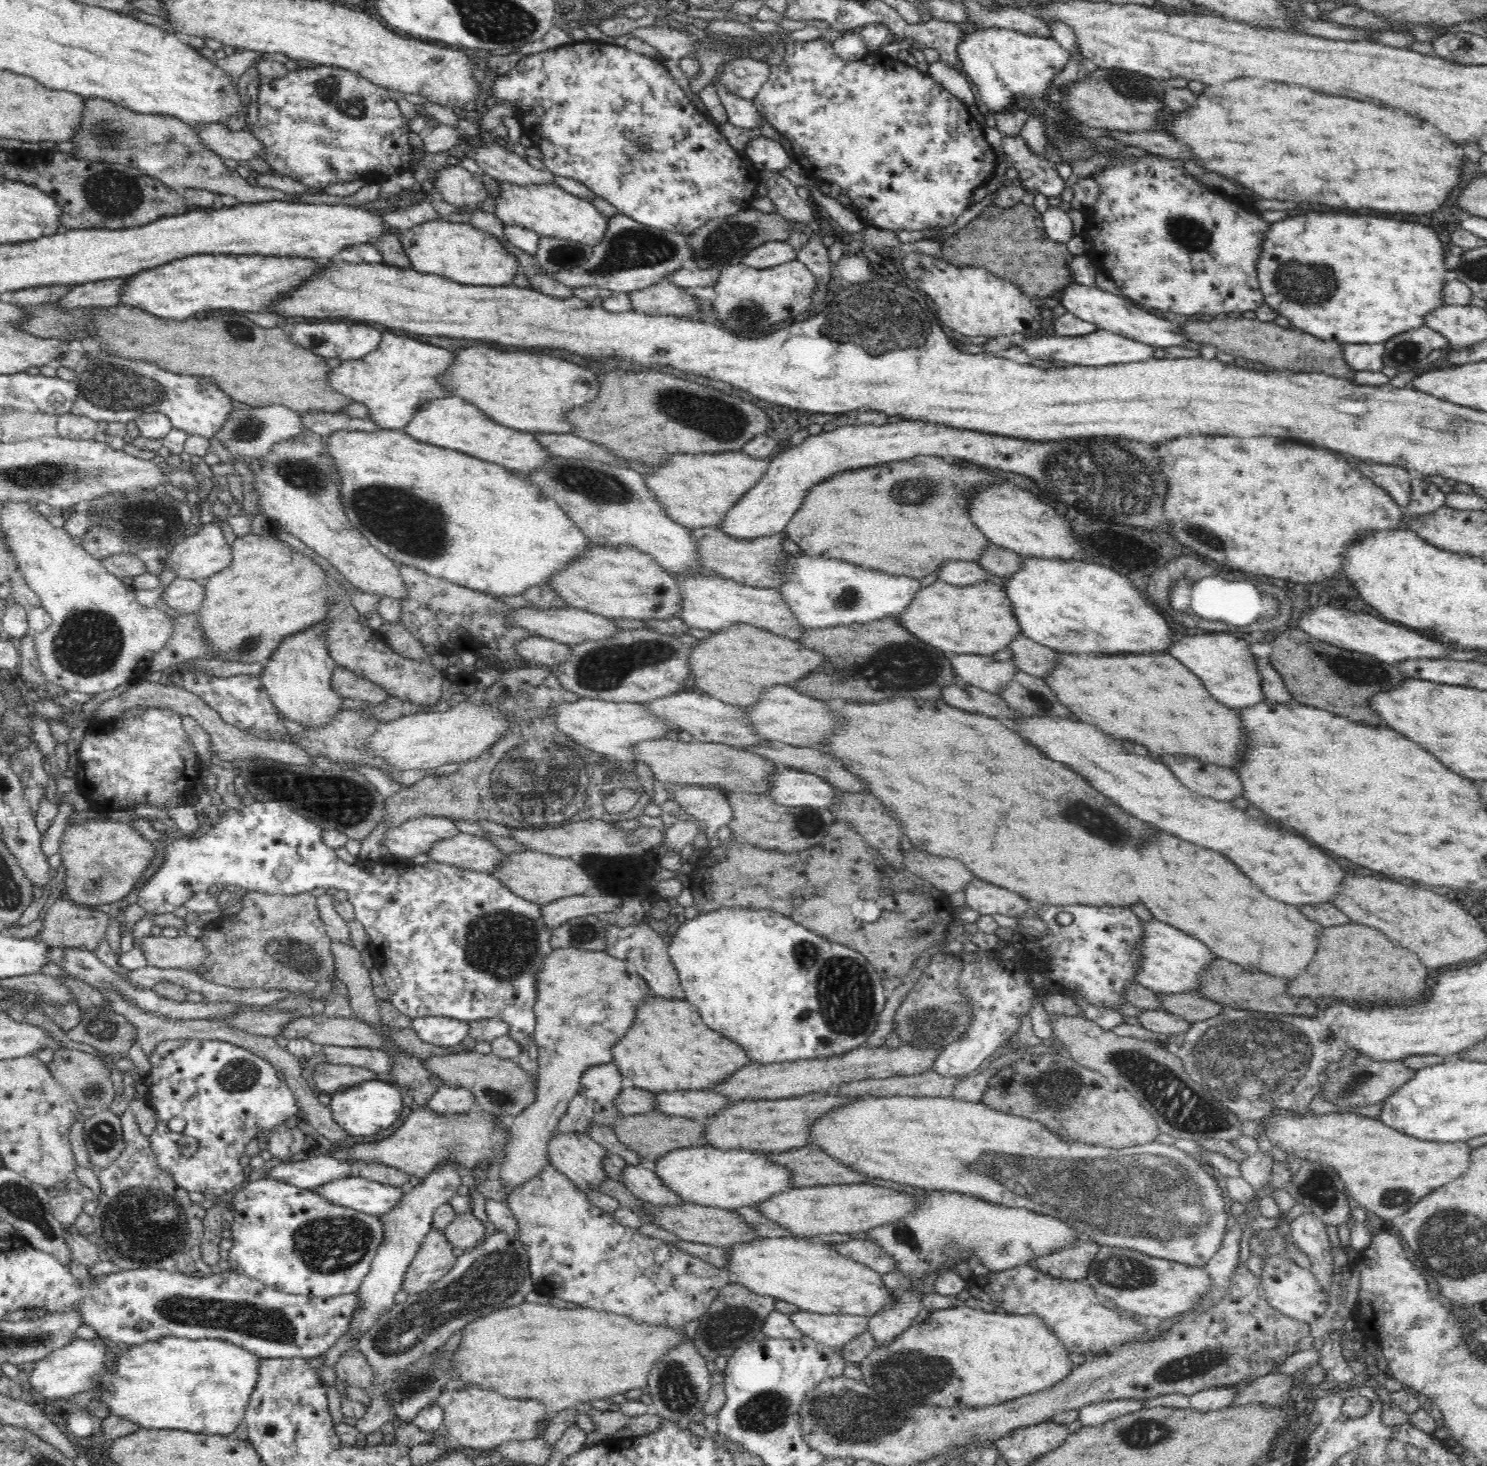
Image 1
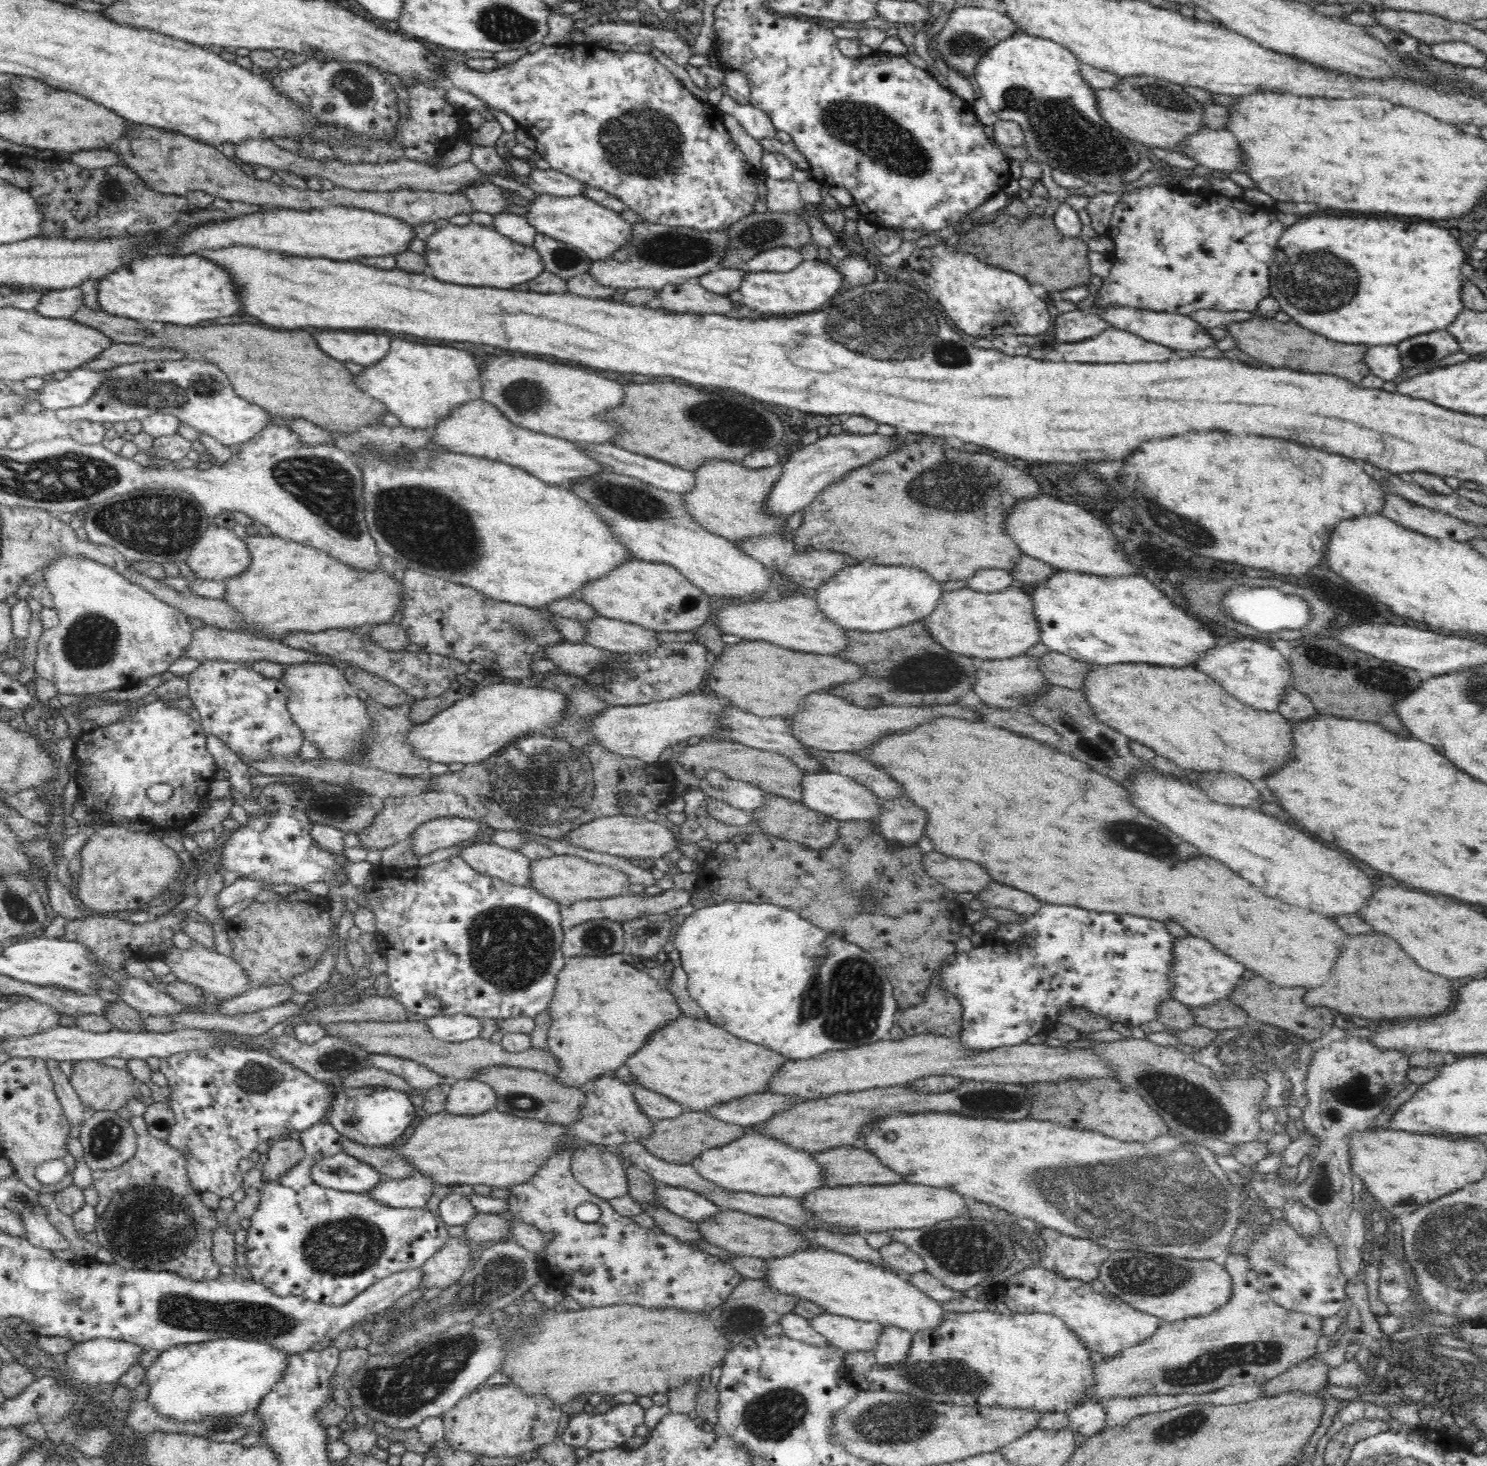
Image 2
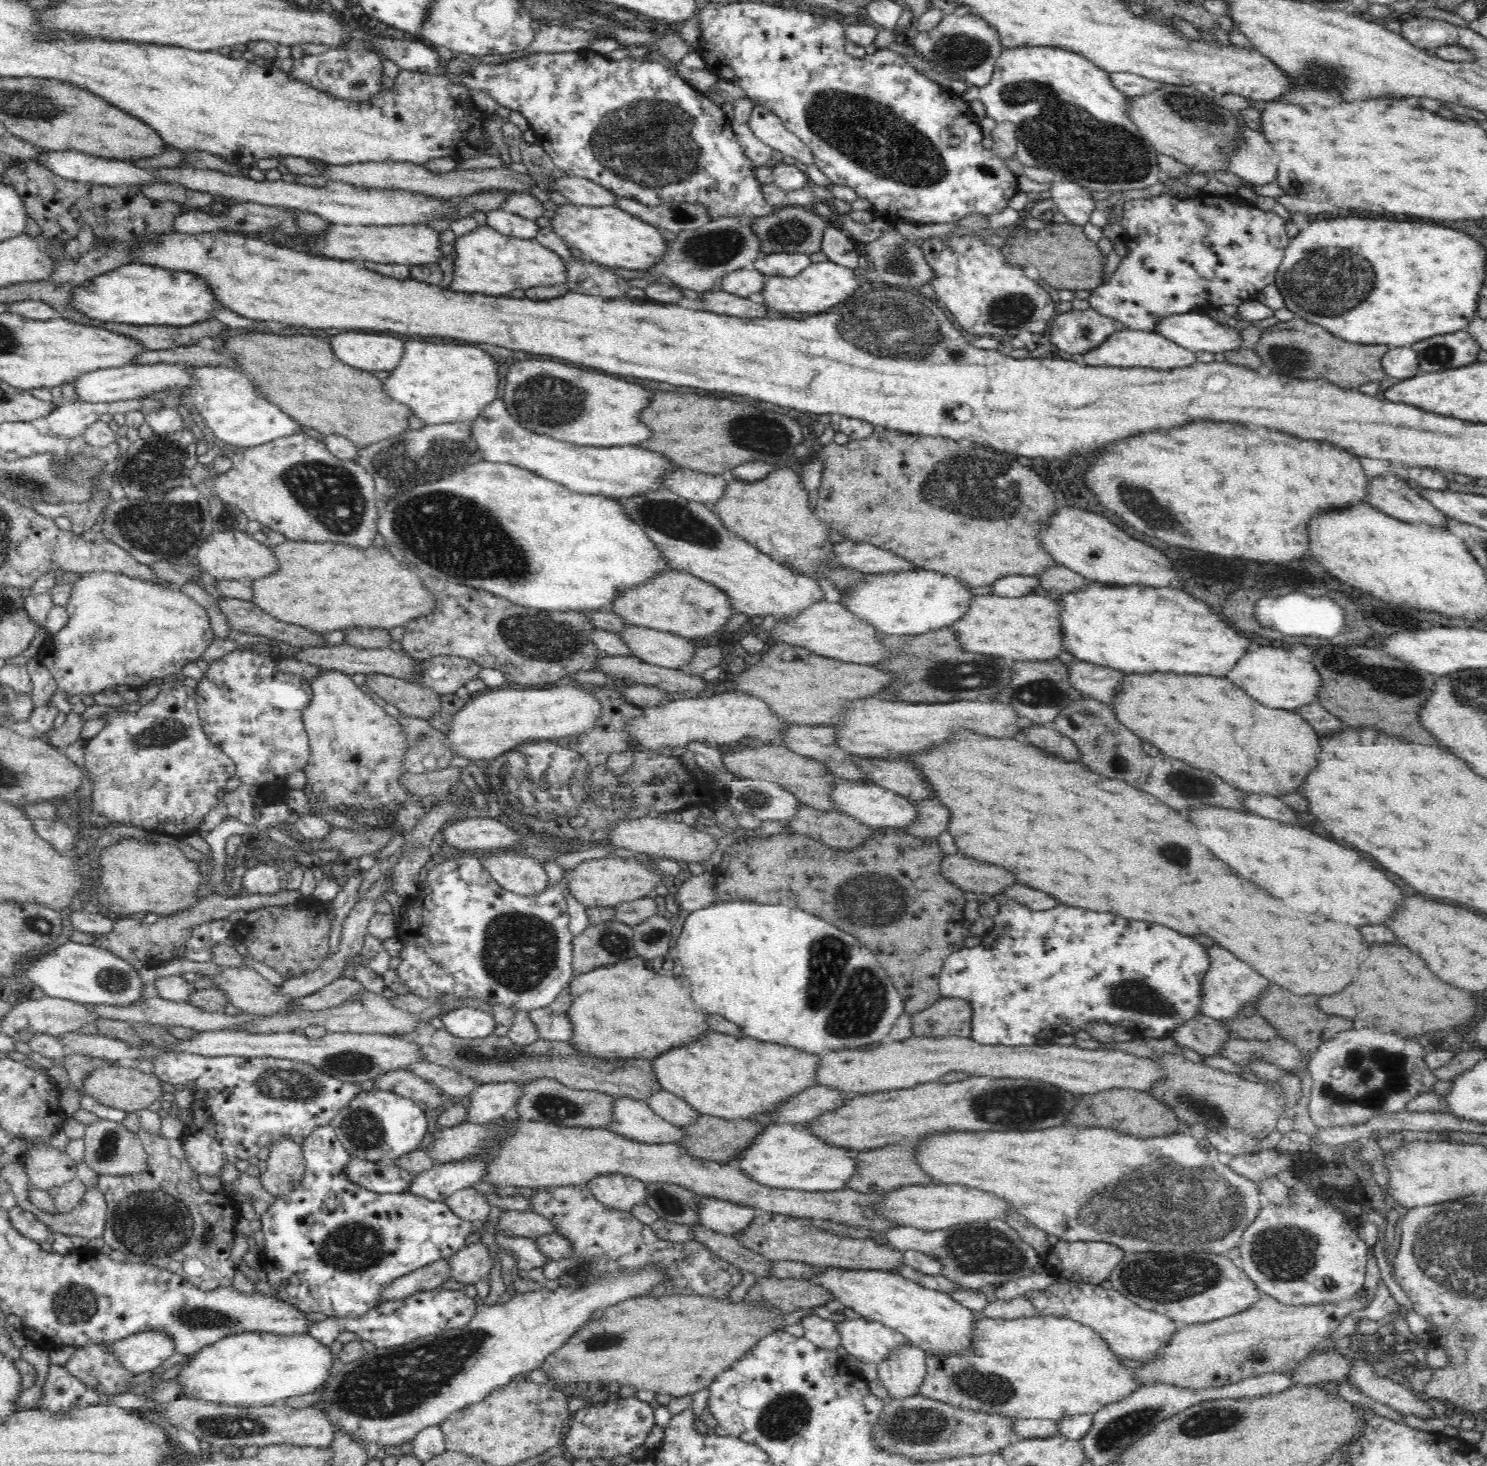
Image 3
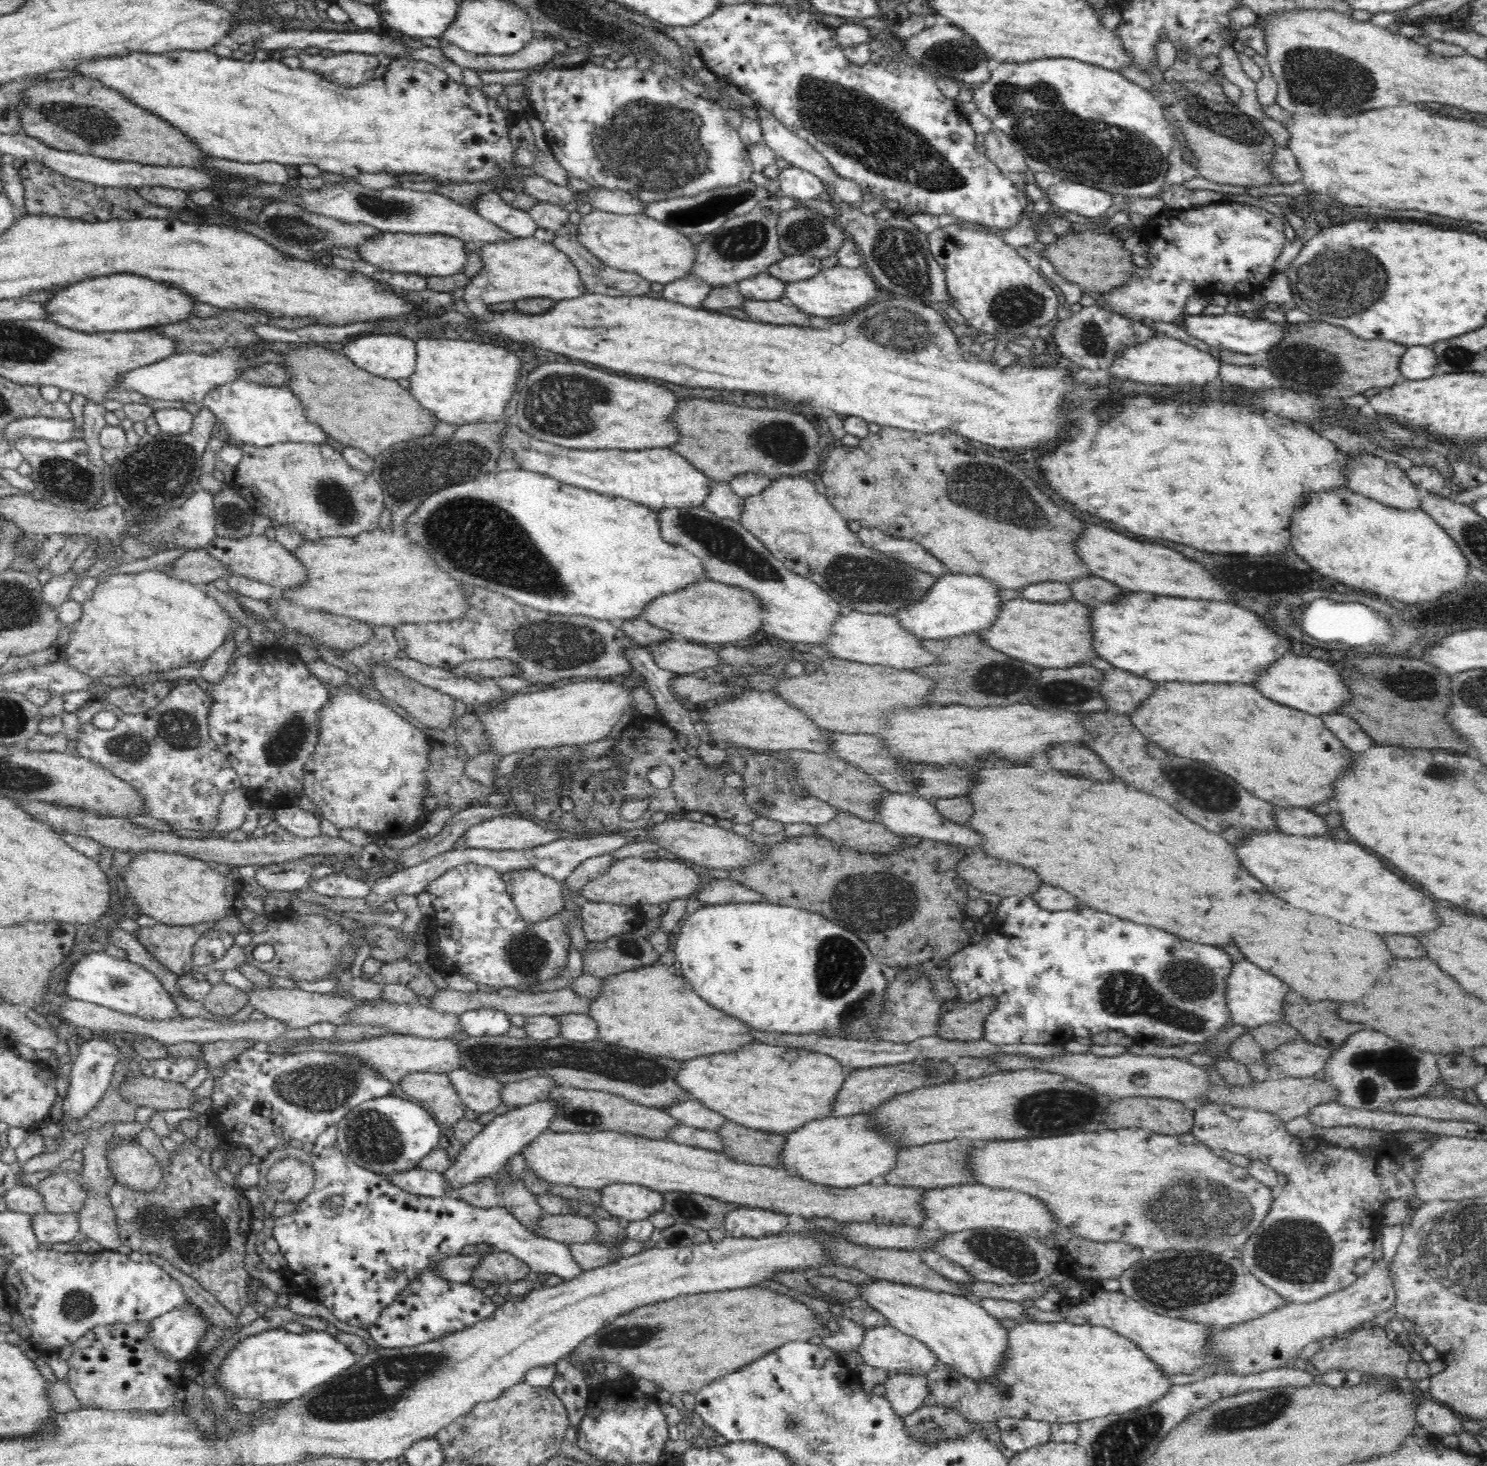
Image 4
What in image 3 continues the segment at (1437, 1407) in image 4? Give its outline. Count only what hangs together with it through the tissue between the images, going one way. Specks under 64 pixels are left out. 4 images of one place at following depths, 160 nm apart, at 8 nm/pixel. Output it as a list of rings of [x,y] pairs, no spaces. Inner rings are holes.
[[[1359,1359],[1347,1381],[1370,1399],[1388,1405],[1400,1415],[1418,1416],[1422,1420],[1436,1417],[1434,1408],[1426,1402],[1426,1397],[1414,1392],[1406,1383],[1395,1384],[1392,1380],[1378,1377],[1366,1360]]]

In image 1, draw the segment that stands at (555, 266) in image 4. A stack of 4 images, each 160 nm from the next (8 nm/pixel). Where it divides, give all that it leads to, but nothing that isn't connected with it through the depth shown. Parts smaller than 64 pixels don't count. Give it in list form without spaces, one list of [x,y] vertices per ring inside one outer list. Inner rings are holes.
[[[465,218],[426,221],[412,228],[400,229],[396,234],[410,257],[412,268],[418,272],[443,276],[460,284],[497,287],[510,284],[520,270],[518,257],[496,236],[474,227]]]

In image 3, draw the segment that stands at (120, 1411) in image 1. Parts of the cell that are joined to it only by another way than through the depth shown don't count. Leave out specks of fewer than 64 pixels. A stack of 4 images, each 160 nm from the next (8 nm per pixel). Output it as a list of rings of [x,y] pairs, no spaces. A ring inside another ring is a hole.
[[[239,1332],[223,1337],[192,1358],[188,1356],[176,1381],[182,1387],[182,1396],[232,1406],[276,1405],[291,1396],[304,1396],[322,1389],[334,1366],[334,1354],[329,1347],[308,1333],[279,1336],[273,1332]]]

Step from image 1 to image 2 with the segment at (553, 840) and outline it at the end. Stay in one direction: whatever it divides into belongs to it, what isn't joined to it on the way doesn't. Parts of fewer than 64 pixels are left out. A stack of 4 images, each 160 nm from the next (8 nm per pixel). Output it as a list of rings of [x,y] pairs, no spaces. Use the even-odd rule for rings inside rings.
[[[610,815],[593,820],[565,836],[570,844],[596,852],[624,859],[659,859],[680,848],[680,840],[661,820],[652,822],[644,817],[628,815]]]

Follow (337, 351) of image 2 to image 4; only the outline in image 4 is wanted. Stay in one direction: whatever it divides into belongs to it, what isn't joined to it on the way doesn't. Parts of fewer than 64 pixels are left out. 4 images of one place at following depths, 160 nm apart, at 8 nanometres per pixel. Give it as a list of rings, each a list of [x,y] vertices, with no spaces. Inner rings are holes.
[[[382,332],[382,336],[360,336],[342,348],[345,354],[356,366],[363,368],[373,376],[387,380],[410,379],[416,372],[417,352],[416,341],[394,332]]]

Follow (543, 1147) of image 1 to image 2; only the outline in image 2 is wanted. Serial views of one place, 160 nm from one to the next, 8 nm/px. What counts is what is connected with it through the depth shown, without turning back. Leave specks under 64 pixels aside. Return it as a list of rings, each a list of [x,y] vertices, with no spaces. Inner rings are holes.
[[[628,951],[612,956],[566,958],[566,966],[558,976],[557,994],[548,1010],[552,1013],[552,1026],[548,1030],[547,1048],[562,1063],[562,1074],[554,1078],[576,1087],[582,1087],[586,1082],[626,1065],[626,1060],[644,1048],[652,1034],[684,1016],[670,985],[660,984],[643,972],[637,959]]]

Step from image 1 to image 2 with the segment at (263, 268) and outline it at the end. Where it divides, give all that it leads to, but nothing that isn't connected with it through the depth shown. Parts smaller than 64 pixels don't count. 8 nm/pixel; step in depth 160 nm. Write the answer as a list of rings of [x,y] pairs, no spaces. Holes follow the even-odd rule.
[[[194,253],[143,257],[120,265],[98,280],[97,303],[106,314],[158,326],[197,325],[232,316],[240,308],[226,272]]]

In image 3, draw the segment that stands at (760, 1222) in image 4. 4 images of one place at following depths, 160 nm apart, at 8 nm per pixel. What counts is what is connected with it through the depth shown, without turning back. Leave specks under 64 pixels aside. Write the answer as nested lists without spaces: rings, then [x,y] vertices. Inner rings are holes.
[[[700,1197],[698,1202],[702,1225],[730,1238],[738,1239],[746,1228],[750,1228],[750,1224],[754,1224],[759,1214],[760,1211],[753,1208],[716,1198]]]

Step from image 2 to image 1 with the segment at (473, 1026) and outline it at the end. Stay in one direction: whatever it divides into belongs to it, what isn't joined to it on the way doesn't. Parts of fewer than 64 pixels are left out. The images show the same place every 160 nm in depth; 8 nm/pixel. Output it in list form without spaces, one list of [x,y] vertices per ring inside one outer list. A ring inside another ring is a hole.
[[[425,1016],[412,1018],[412,1026],[427,1043],[451,1047],[470,1034],[470,1023],[447,1016]]]

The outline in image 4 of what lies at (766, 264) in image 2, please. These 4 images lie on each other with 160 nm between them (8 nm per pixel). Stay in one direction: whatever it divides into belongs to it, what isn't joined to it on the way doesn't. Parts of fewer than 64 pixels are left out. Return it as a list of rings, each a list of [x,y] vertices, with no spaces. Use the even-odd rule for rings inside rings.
[[[786,255],[778,264],[770,267],[768,274],[785,283],[810,280],[822,272],[820,259],[810,255]]]

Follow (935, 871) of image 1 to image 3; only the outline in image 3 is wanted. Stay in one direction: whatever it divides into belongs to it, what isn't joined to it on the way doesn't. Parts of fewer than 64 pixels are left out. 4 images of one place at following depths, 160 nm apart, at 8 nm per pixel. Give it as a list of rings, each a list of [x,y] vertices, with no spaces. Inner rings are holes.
[[[958,853],[948,855],[941,867],[942,875],[964,892],[998,895],[1018,882],[1016,874],[1006,868],[966,858]]]

